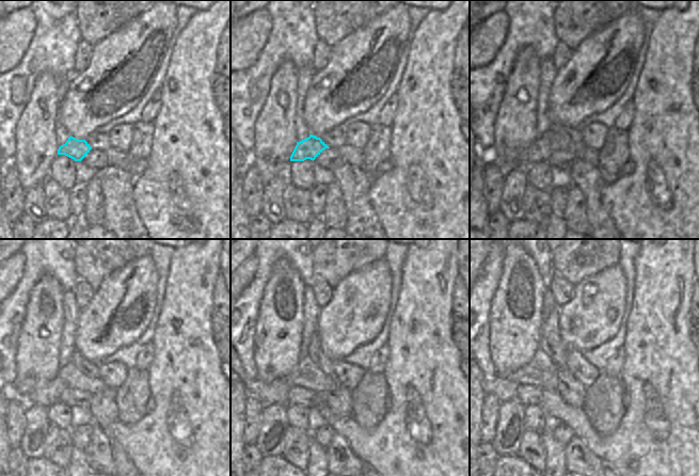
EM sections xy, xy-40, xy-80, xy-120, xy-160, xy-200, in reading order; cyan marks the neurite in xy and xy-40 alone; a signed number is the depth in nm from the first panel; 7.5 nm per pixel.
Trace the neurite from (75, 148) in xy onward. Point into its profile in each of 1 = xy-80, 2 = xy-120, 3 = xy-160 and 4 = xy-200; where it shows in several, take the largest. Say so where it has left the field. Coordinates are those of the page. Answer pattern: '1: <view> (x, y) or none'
1: xy-80 (540, 149)
2: xy-120 (50, 394)
3: xy-160 (276, 392)
4: xy-200 (504, 390)

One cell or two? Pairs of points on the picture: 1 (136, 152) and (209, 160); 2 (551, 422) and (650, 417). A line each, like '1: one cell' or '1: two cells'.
1: two cells
2: two cells

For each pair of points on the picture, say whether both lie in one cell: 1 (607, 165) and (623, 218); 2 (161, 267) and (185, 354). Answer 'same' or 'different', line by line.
1: different
2: different

